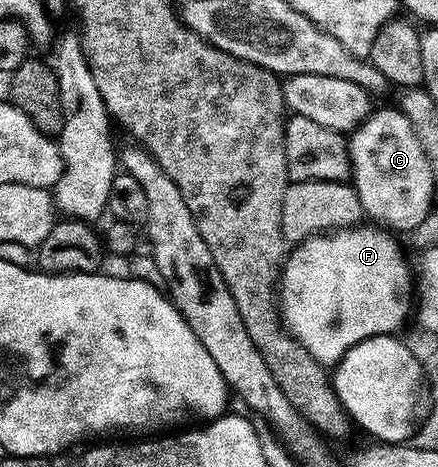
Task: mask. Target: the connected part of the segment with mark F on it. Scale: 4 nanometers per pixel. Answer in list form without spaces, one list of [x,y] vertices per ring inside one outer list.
[[[355,225],[353,227],[343,227],[341,231],[328,231],[320,235],[311,235],[309,239],[297,244],[293,248],[294,251],[285,256],[282,273],[280,276],[280,314],[283,323],[286,324],[286,330],[294,336],[294,339],[300,341],[300,345],[304,345],[304,349],[308,349],[308,353],[312,353],[312,357],[316,362],[323,365],[337,365],[344,353],[348,353],[348,349],[352,349],[352,345],[356,345],[360,341],[364,341],[368,337],[376,337],[377,335],[392,335],[401,332],[402,322],[412,315],[412,267],[406,264],[406,255],[402,252],[402,247],[393,239],[389,230],[383,229],[378,225]]]

